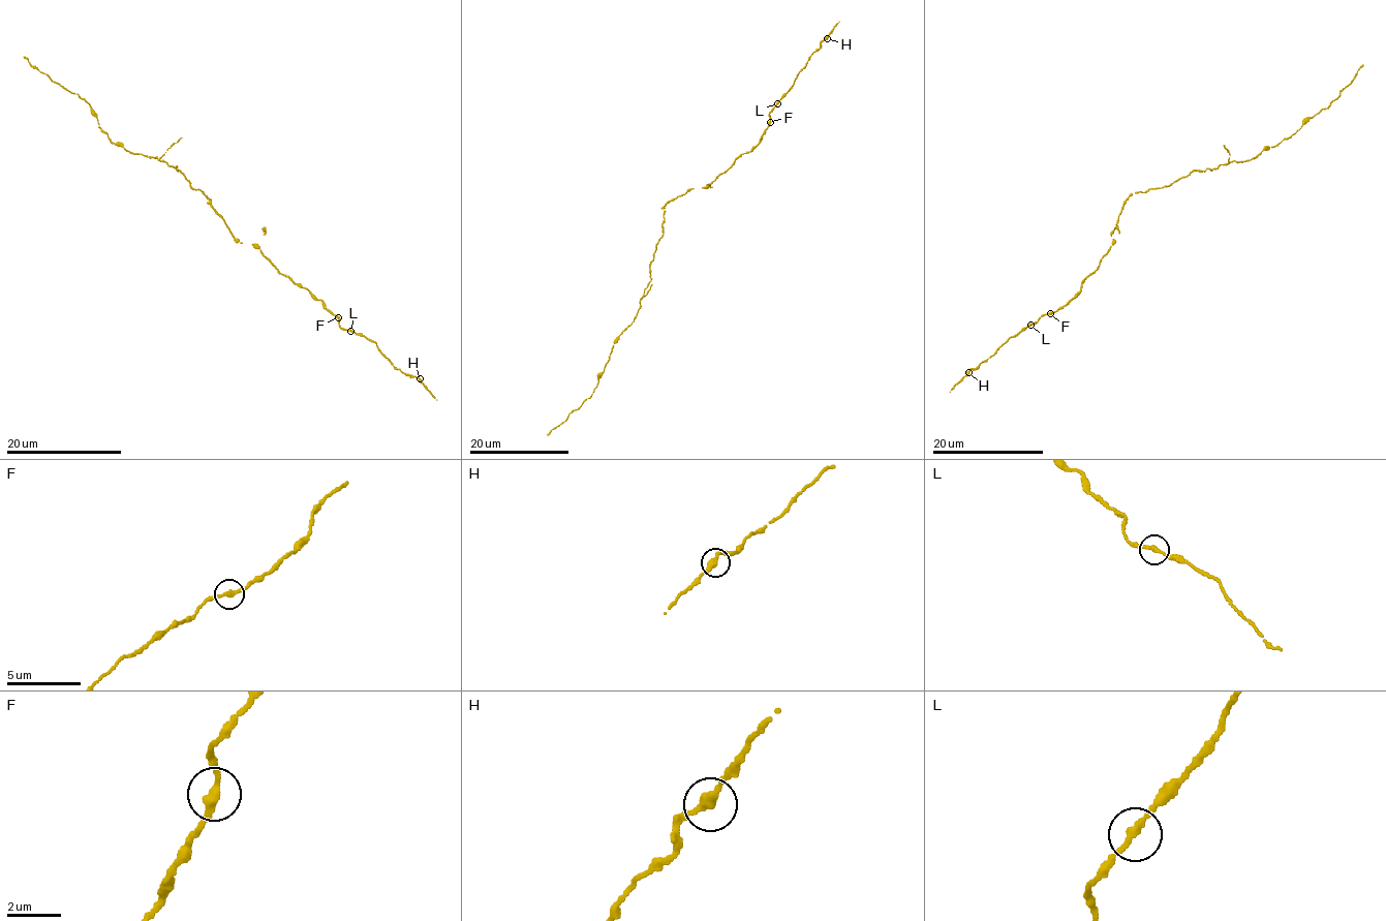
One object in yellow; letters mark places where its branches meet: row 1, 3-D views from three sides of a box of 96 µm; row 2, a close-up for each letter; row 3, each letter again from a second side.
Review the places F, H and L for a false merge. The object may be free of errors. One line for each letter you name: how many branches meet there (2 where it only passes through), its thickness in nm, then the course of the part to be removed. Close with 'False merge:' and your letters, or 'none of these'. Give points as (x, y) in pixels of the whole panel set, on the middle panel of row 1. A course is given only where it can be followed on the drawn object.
False merge: none of these

